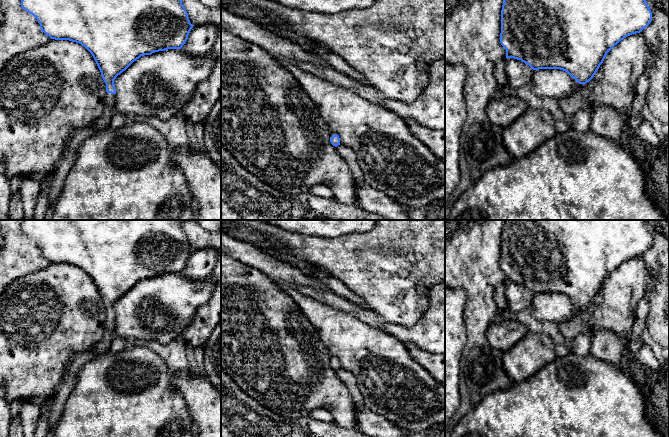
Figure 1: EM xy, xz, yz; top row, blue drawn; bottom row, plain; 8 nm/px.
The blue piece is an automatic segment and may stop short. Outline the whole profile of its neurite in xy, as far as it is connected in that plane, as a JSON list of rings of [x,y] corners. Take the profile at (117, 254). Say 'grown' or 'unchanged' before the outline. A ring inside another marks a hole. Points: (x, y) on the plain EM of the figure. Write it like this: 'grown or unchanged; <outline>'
grown; [[[24,220],[21,231],[37,243],[41,255],[51,263],[79,267],[92,278],[106,308],[104,336],[87,350],[93,353],[93,359],[110,352],[111,342],[116,335],[116,301],[143,279],[181,273],[193,252],[180,220]]]

